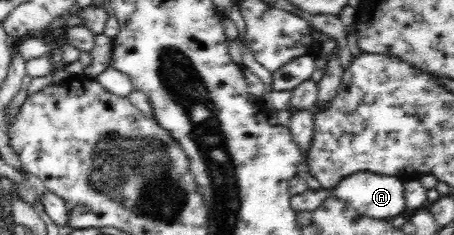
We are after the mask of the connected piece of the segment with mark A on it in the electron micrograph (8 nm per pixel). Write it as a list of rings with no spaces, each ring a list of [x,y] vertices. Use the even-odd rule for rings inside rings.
[[[353,173],[331,191],[333,196],[348,202],[359,214],[370,218],[394,218],[406,208],[404,182],[391,175]]]

